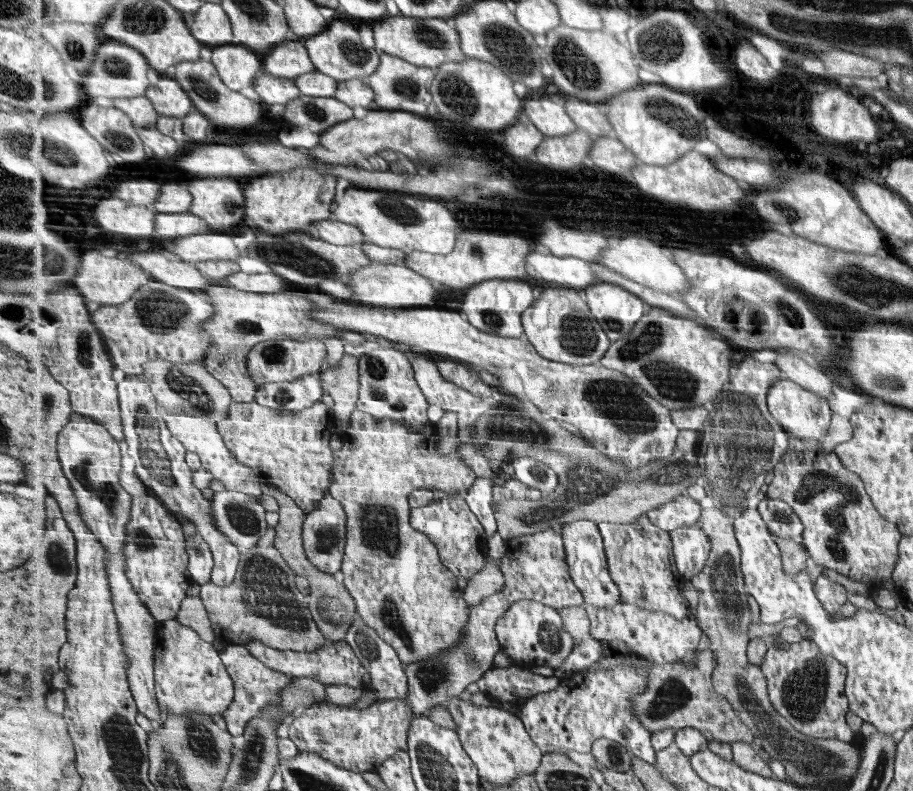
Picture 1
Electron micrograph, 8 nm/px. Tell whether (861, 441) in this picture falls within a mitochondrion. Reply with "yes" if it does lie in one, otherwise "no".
no

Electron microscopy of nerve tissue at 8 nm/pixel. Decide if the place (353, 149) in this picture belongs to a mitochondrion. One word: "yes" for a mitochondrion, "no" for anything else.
no

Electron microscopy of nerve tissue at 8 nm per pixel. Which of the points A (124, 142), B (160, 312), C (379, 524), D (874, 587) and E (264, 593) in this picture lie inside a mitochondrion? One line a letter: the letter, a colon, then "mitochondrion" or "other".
A: mitochondrion
B: mitochondrion
C: mitochondrion
D: other
E: mitochondrion

